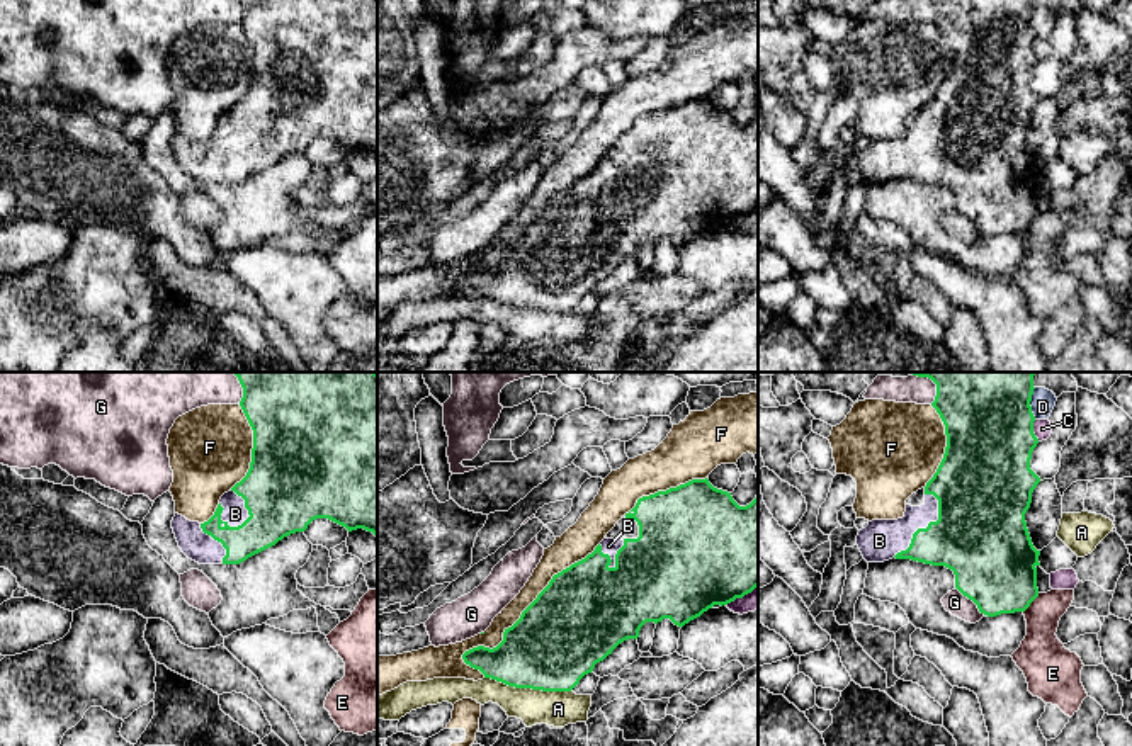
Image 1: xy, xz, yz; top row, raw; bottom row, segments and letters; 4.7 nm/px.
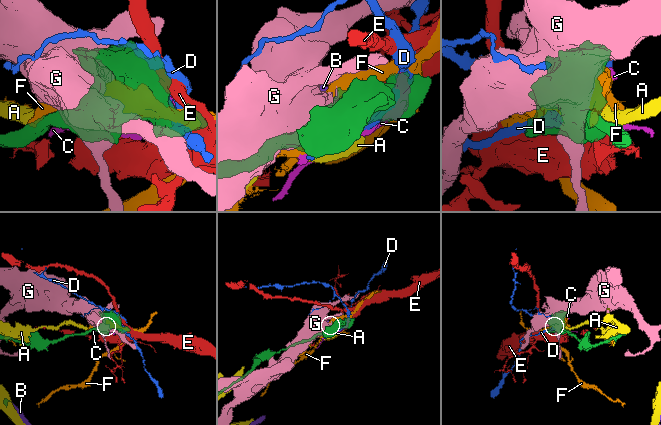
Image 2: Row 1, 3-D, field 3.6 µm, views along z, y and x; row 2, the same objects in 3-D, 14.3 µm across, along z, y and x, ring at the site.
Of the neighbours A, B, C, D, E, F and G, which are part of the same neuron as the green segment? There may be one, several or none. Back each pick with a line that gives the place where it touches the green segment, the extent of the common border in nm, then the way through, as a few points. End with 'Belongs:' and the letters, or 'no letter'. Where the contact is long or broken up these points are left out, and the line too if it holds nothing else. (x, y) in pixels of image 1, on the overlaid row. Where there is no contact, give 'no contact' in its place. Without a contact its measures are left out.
B: yz (923, 529) | 360 nm
Belongs: B

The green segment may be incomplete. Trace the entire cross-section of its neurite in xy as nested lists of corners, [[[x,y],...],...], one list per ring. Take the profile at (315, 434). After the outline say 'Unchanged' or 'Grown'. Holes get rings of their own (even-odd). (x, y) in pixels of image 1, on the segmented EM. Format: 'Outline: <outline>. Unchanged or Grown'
Outline: [[[235,372],[235,376],[243,387],[240,406],[253,430],[250,469],[240,483],[221,496],[214,515],[207,522],[190,522],[175,513],[172,528],[182,552],[199,564],[240,564],[275,545],[284,537],[304,532],[316,518],[328,518],[348,532],[364,528],[377,537],[377,372]]]. Grown

